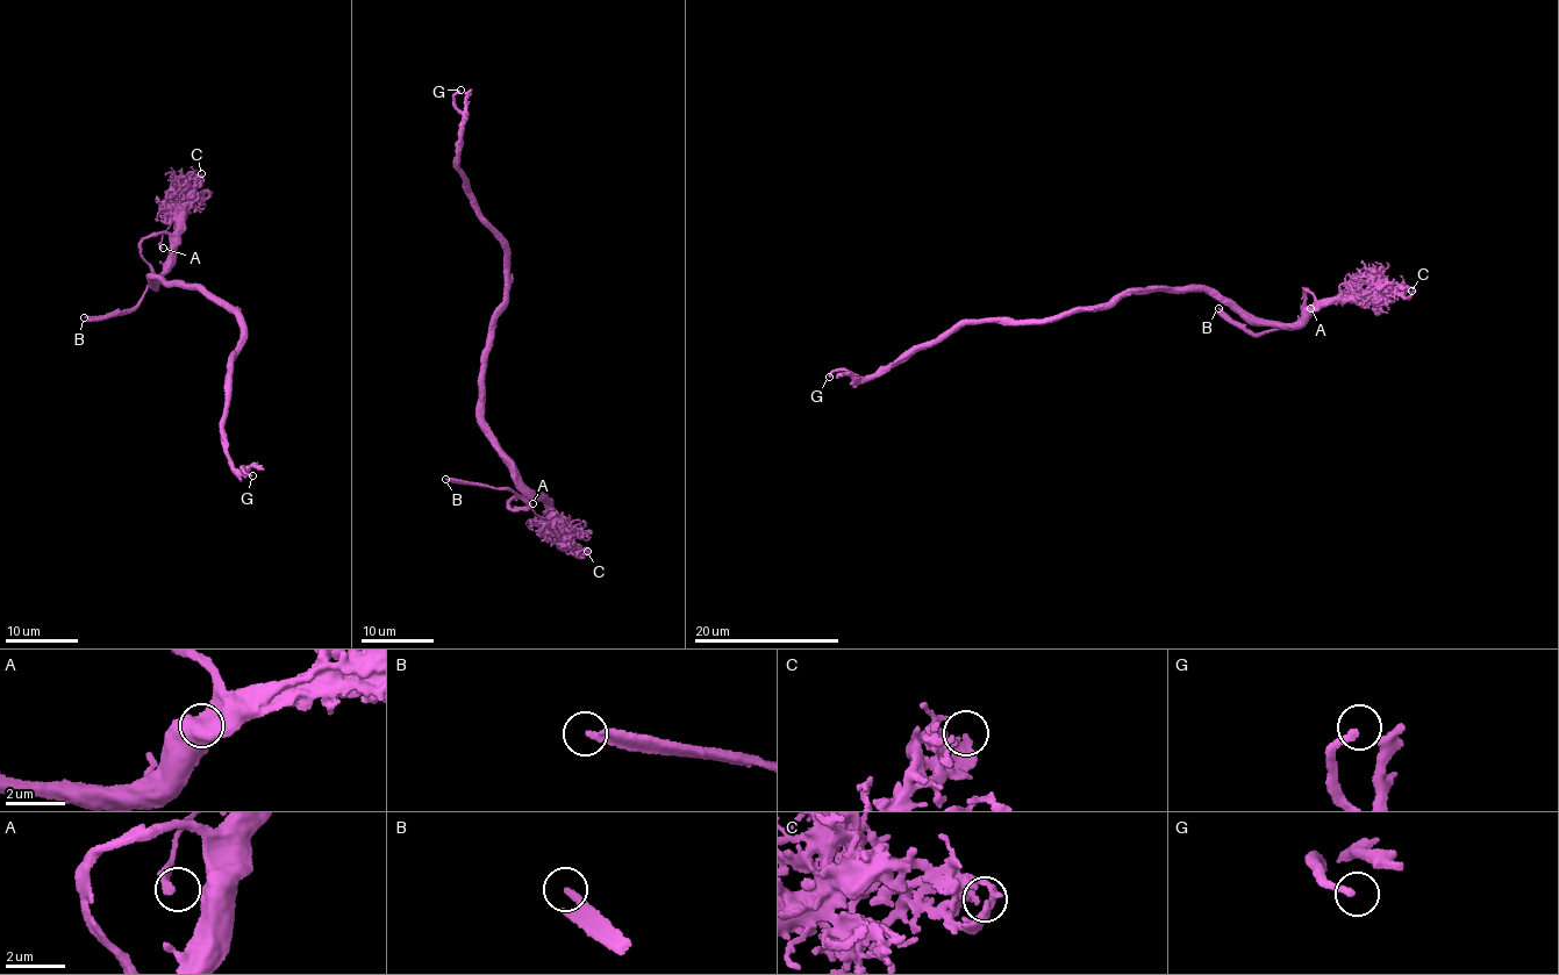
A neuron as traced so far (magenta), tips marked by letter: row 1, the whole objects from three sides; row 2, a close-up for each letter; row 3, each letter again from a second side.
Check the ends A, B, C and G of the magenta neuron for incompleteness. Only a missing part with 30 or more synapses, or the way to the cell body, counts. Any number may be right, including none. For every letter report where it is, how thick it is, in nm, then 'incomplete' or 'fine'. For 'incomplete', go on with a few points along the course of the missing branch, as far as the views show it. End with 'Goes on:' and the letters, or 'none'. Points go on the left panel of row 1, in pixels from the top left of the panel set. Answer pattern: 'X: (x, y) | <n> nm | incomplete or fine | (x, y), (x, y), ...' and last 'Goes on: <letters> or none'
A: (163, 248) | 200 nm | fine
B: (84, 317) | 240 nm | incomplete
C: (201, 173) | 300 nm | fine
G: (252, 475) | 170 nm | fine
Goes on: B

